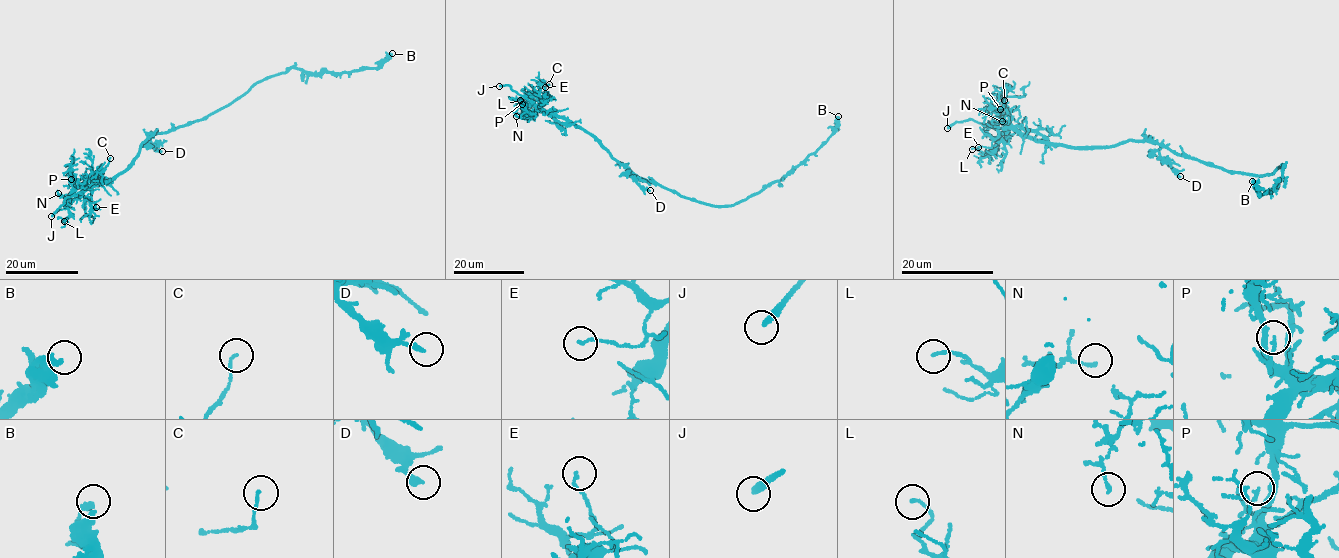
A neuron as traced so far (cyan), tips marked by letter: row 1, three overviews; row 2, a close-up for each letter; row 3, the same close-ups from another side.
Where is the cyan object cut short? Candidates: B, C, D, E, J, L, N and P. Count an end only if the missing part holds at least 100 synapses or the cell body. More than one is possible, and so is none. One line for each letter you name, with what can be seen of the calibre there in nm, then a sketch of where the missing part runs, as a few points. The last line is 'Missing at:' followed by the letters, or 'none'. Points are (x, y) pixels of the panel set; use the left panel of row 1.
J: calibre 300 nm
Missing at: J

